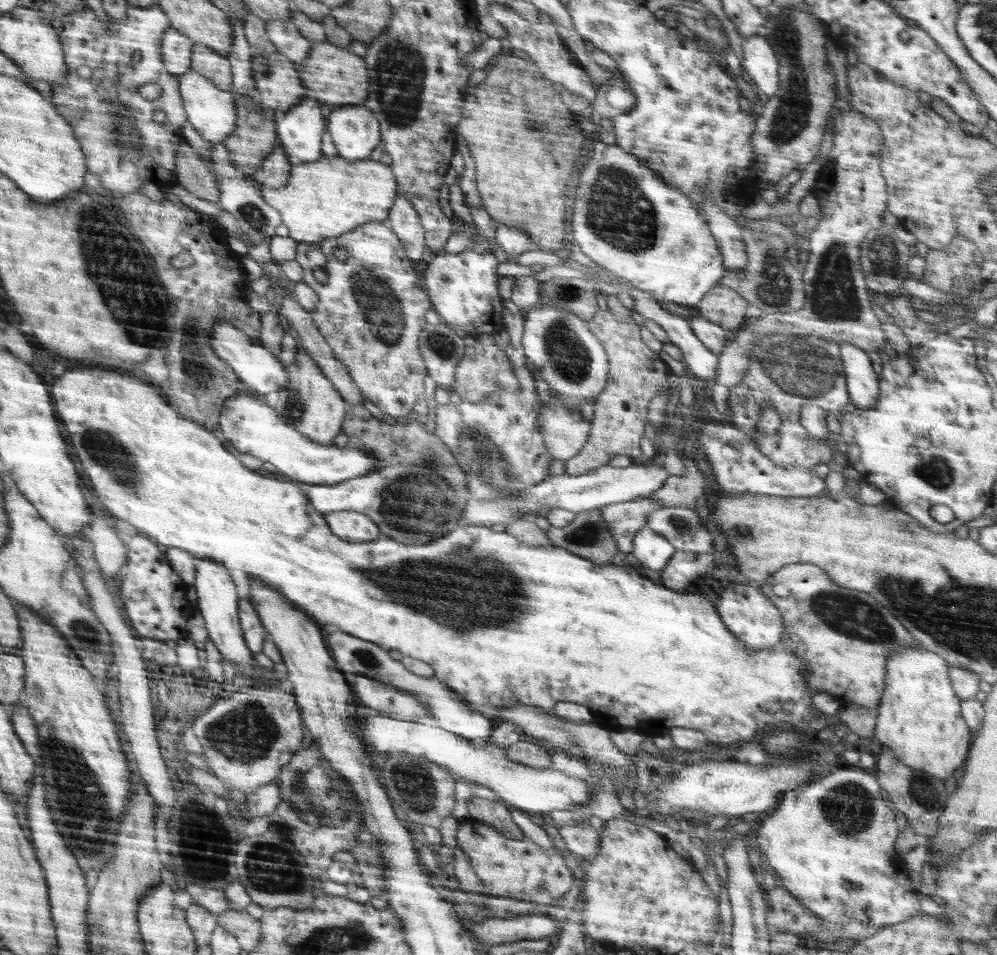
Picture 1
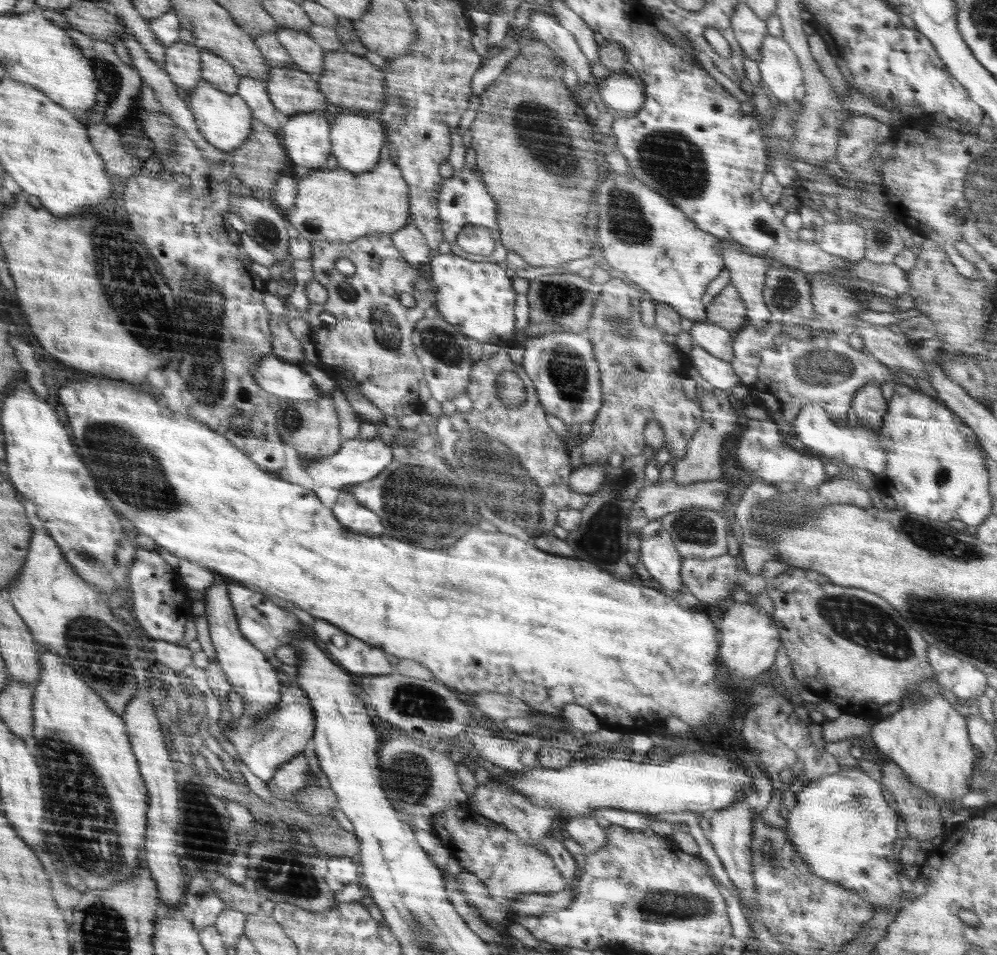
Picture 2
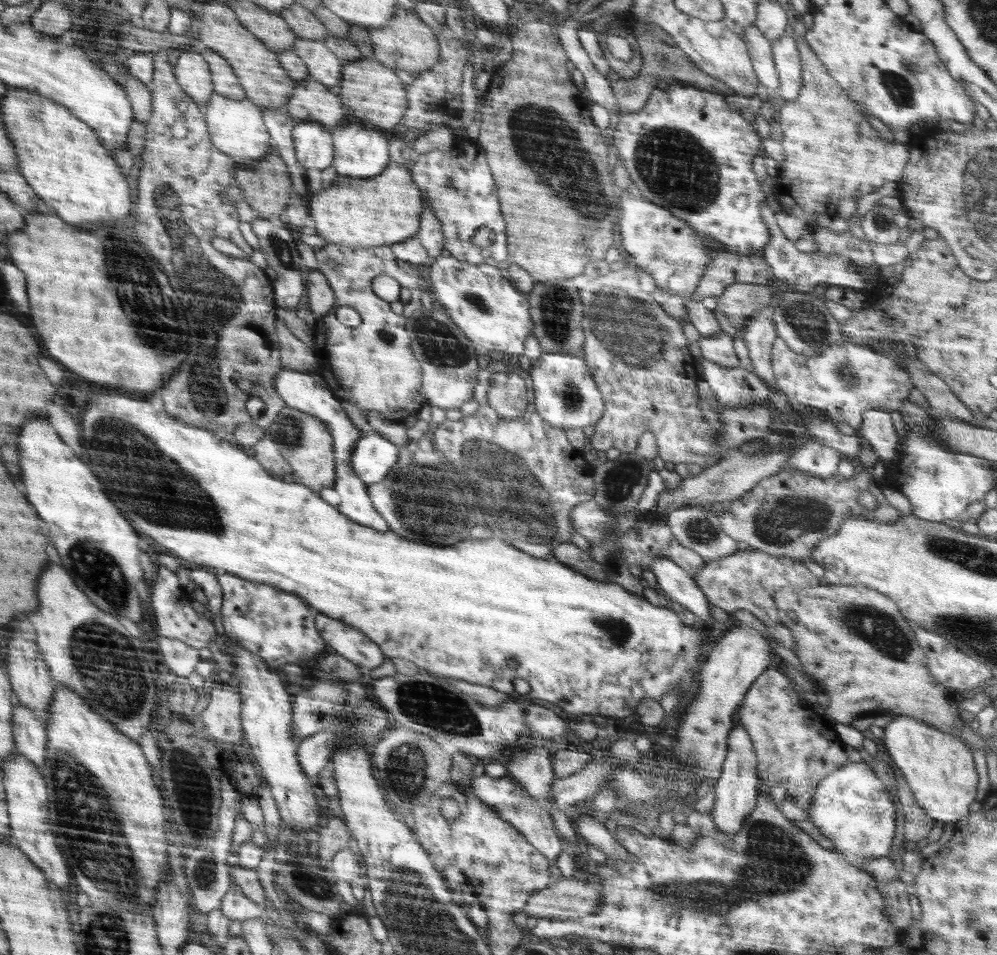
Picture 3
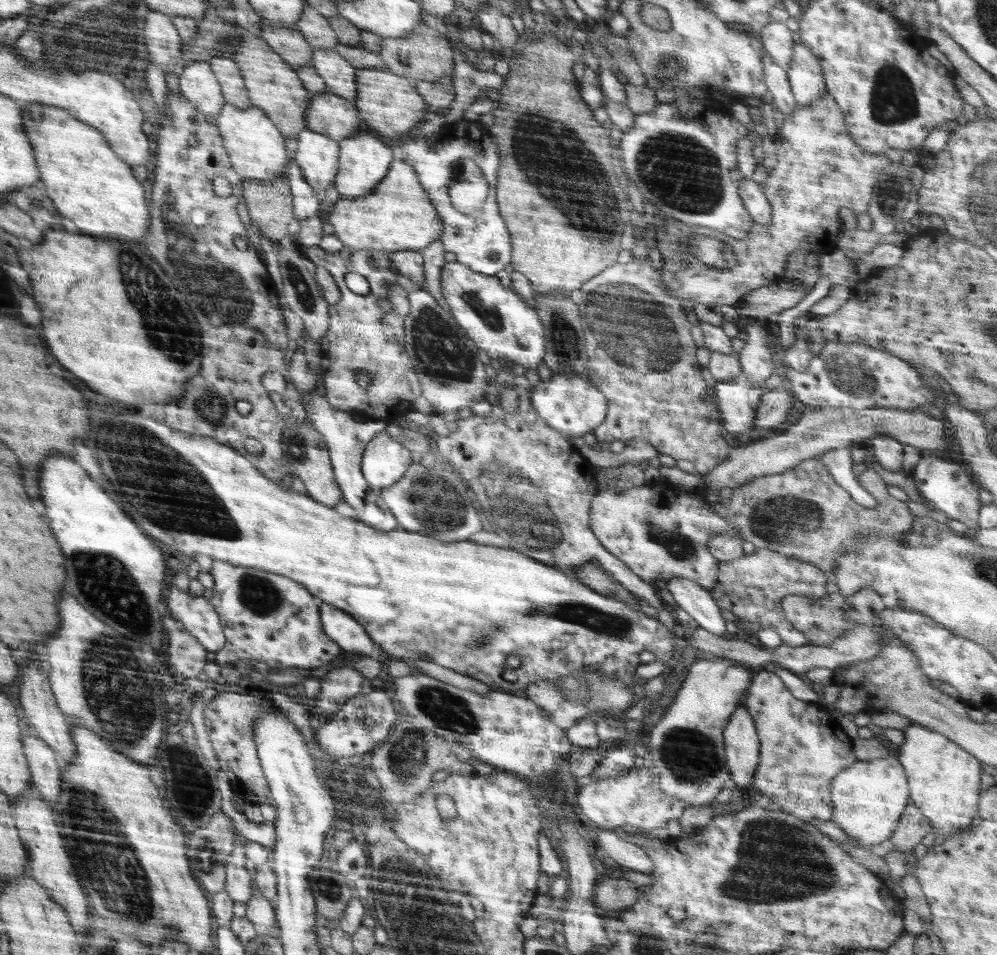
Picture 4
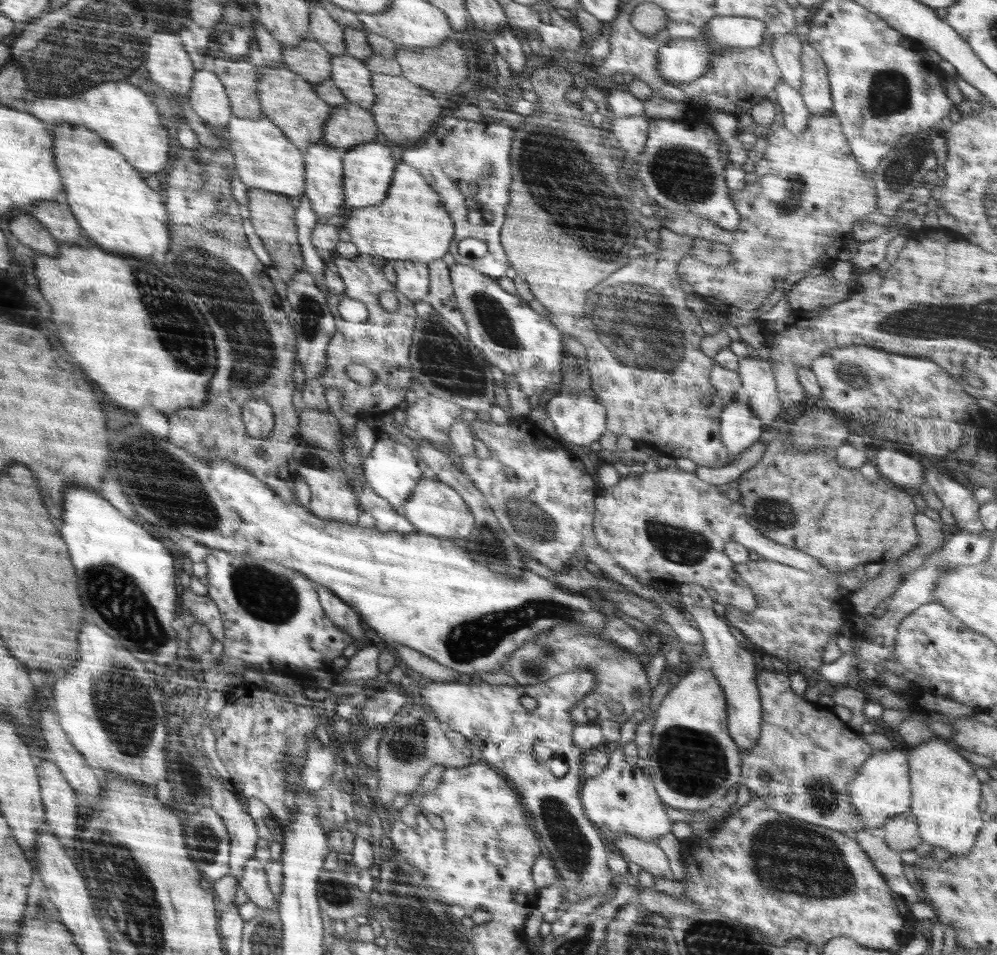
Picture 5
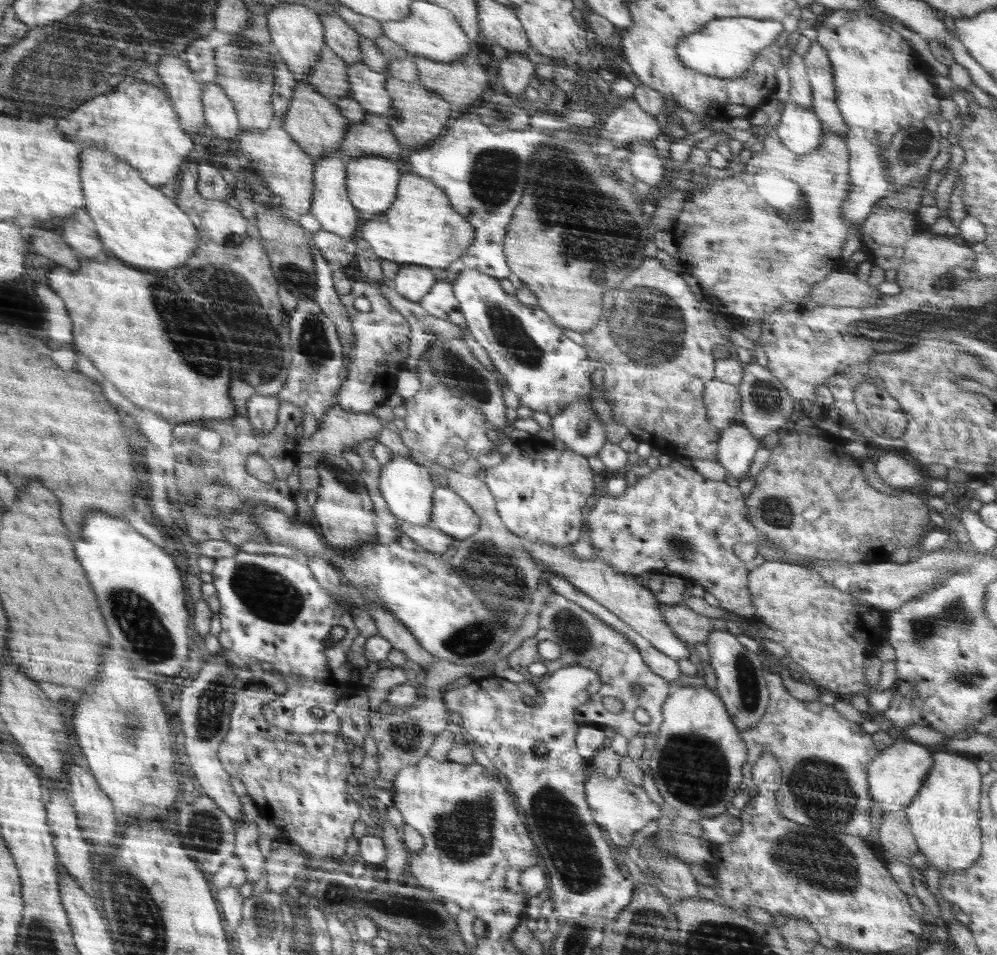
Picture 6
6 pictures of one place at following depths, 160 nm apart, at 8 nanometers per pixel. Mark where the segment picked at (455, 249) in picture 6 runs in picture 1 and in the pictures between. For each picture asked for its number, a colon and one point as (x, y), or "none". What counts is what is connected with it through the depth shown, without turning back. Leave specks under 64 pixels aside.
1: (322, 199)
2: (333, 205)
3: (383, 210)
4: (397, 215)
5: (411, 223)

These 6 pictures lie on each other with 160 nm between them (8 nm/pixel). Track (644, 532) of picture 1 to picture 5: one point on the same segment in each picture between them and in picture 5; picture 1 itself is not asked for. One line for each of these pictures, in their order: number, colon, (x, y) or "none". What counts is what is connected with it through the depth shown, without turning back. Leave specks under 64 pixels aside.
2: (662, 560)
3: (675, 581)
4: (690, 596)
5: (733, 664)

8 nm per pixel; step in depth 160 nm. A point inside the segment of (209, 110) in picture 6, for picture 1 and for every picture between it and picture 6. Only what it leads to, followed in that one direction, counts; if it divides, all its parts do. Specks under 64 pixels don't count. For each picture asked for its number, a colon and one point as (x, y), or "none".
1: (177, 59)
2: (184, 63)
3: (192, 72)
4: (198, 83)
5: (207, 96)

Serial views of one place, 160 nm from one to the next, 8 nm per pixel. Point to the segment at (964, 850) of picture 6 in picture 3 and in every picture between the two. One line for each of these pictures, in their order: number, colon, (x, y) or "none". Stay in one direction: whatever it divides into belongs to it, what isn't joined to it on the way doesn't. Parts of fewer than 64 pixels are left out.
3: (939, 768)
4: (944, 780)
5: (946, 801)

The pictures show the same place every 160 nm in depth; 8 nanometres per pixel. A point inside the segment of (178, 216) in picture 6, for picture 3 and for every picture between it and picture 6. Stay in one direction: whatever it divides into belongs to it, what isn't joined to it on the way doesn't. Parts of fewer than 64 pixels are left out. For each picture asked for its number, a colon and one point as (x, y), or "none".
3: (65, 161)
4: (90, 185)
5: (112, 203)

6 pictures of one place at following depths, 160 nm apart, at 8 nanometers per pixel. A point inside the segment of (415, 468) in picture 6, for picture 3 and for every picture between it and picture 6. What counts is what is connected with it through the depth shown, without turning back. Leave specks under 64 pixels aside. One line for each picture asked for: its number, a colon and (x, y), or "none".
3: (373, 456)
4: (384, 462)
5: (391, 470)

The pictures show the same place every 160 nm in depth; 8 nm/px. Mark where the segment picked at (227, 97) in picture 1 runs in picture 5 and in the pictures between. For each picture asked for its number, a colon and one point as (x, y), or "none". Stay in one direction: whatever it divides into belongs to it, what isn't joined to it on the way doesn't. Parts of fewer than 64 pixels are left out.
2: (225, 120)
3: (237, 127)
4: (257, 148)
5: (265, 158)

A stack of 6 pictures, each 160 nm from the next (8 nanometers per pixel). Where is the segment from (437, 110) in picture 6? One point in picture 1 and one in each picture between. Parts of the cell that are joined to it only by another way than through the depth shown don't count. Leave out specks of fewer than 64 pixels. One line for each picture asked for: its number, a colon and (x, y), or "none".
1: (333, 75)
2: (348, 80)
3: (368, 90)
4: (389, 103)
5: (404, 112)

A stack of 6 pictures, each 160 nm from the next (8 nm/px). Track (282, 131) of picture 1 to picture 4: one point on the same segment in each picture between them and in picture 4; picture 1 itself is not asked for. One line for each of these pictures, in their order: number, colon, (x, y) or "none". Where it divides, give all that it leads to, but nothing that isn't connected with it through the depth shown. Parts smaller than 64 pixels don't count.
2: (306, 135)
3: (314, 149)
4: (317, 155)

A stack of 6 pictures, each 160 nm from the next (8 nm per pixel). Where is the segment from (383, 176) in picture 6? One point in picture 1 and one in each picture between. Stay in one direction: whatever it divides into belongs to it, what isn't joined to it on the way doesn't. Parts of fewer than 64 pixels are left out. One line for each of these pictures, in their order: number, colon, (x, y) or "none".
1: (355, 132)
2: (356, 139)
3: (361, 152)
4: (364, 160)
5: (368, 168)

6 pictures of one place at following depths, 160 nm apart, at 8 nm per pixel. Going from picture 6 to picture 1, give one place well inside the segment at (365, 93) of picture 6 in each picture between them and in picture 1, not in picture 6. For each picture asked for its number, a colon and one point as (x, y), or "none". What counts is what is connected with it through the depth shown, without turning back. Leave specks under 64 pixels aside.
1: (287, 39)
2: (307, 55)
3: (325, 67)
4: (339, 75)
5: (349, 74)

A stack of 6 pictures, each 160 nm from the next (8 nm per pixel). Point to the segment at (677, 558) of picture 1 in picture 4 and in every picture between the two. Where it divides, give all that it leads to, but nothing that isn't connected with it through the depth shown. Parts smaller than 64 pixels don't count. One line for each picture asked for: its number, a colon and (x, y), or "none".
2: (710, 579)
3: (746, 580)
4: (752, 587)

